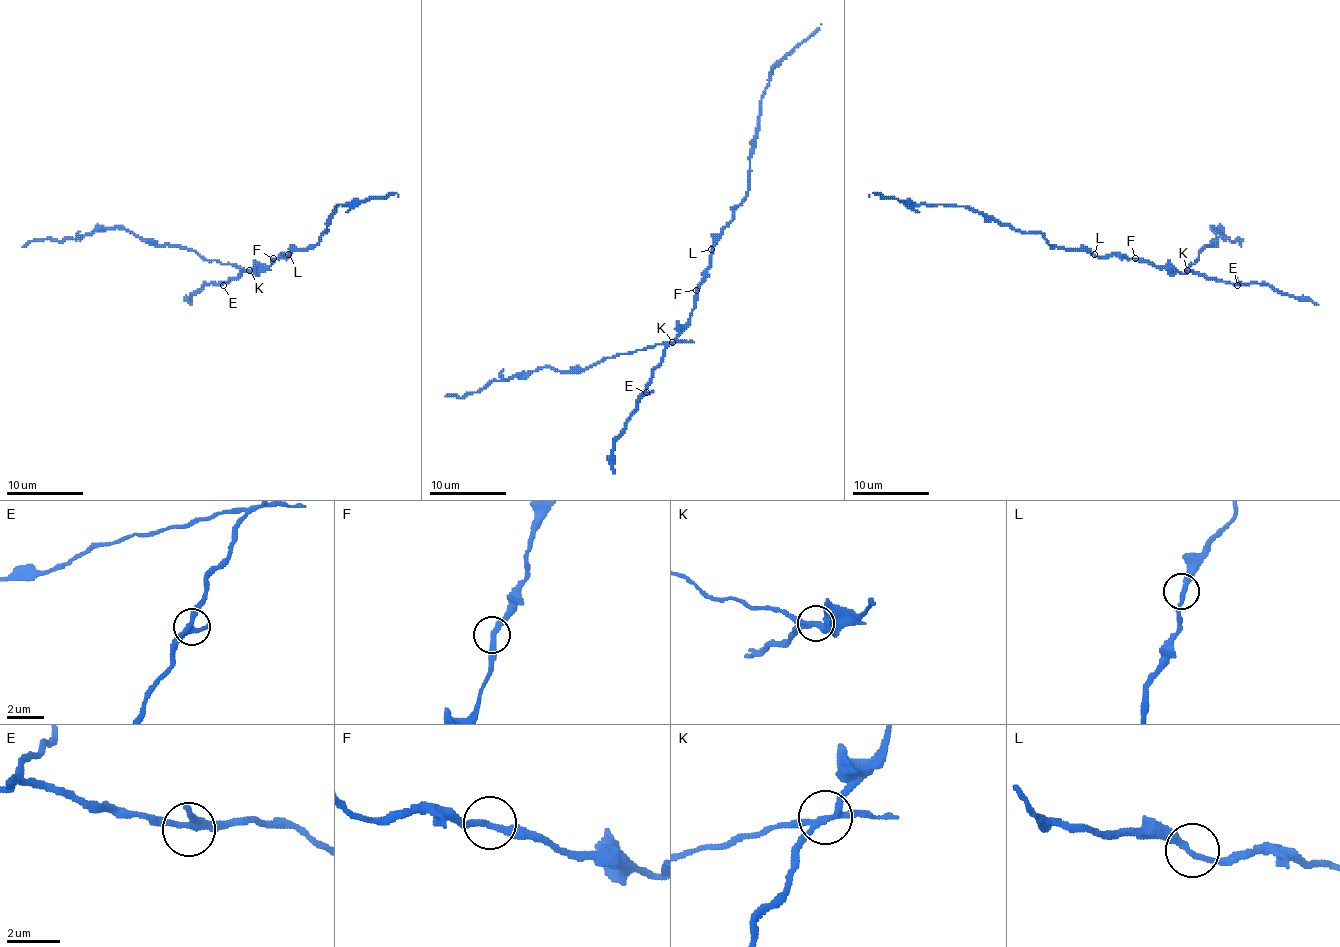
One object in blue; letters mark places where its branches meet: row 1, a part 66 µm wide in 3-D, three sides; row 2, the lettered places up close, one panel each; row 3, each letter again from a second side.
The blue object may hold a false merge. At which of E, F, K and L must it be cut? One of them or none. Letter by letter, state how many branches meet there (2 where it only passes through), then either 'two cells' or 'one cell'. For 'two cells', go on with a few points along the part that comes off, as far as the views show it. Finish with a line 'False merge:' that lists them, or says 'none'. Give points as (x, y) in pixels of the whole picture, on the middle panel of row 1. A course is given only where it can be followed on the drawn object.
E: branches 3; one cell
F: branches 2; one cell
K: branches 4; two cells; course (673, 342), (568, 371), (551, 367), (516, 373), (489, 381), (460, 398), (445, 396)
L: branches 2; one cell
False merge: K

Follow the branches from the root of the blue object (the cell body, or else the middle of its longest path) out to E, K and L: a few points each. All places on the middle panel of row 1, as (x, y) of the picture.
E: (698, 290), (696, 307), (688, 327), (665, 350), (646, 392)
K: (698, 290), (696, 307), (688, 327), (673, 342)
L: (698, 290), (709, 265), (711, 249)

